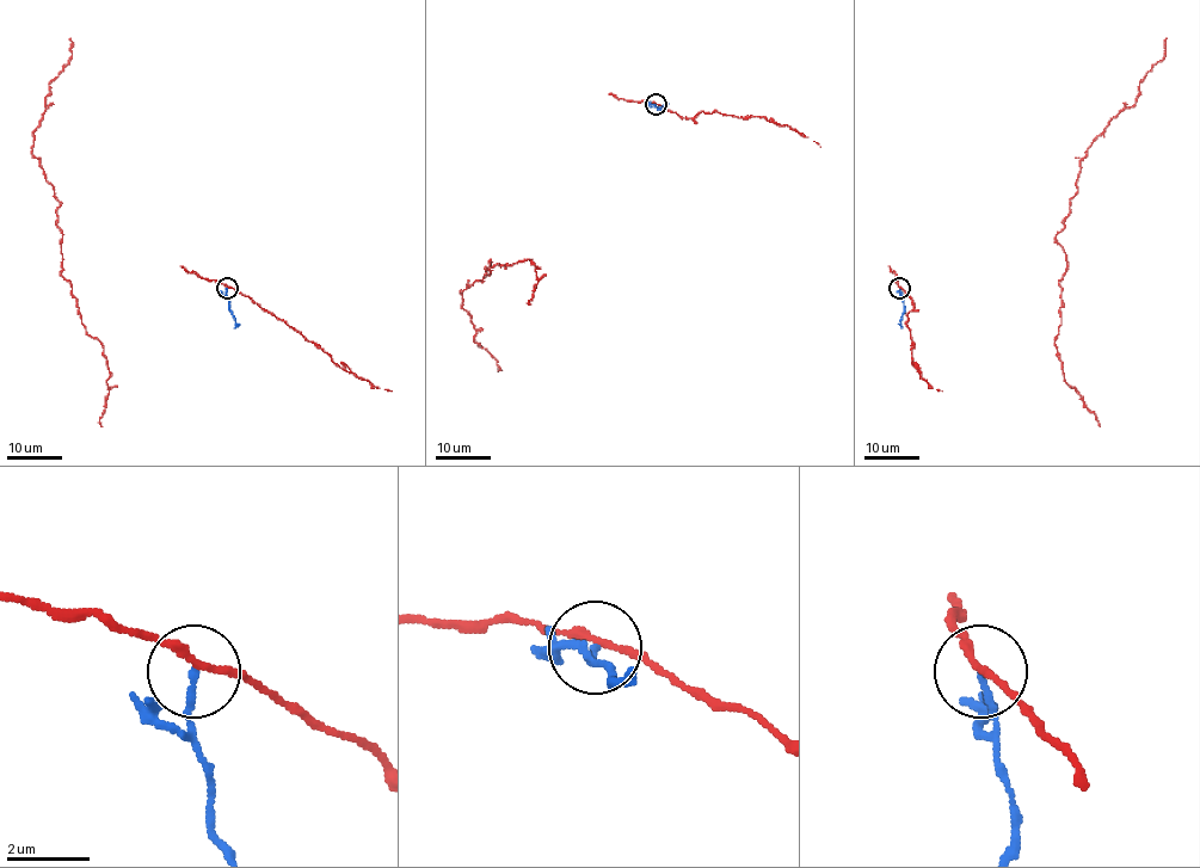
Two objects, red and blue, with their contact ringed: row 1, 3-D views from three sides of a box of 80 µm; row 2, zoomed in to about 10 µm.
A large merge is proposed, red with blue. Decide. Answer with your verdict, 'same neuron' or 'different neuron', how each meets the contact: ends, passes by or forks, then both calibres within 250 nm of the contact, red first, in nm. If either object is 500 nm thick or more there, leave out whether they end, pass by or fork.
different neuron; red passes by; blue ends there; 180 nm thick on the red side, 170 nm on the other

